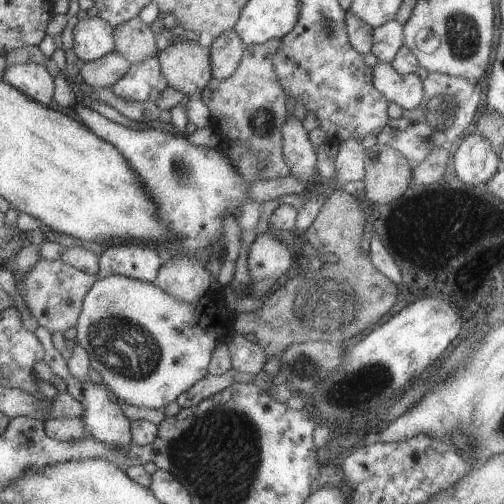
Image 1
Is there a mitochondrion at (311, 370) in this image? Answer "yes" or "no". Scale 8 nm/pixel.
yes

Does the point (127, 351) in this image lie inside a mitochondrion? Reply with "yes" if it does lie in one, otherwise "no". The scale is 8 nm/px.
yes

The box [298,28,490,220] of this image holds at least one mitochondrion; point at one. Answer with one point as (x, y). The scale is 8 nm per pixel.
(434, 120)

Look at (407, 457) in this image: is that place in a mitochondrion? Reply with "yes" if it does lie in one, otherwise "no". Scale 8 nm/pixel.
no

